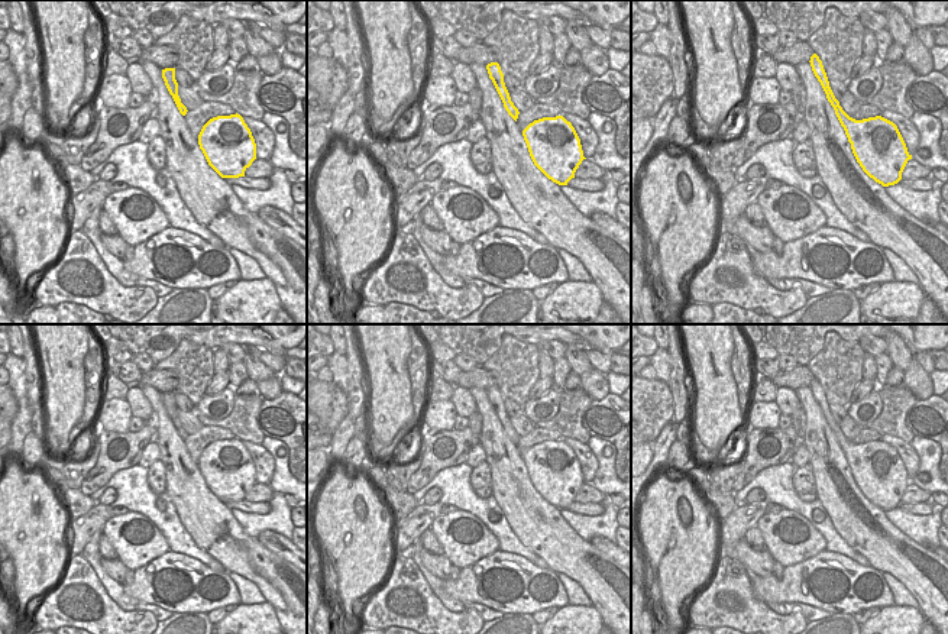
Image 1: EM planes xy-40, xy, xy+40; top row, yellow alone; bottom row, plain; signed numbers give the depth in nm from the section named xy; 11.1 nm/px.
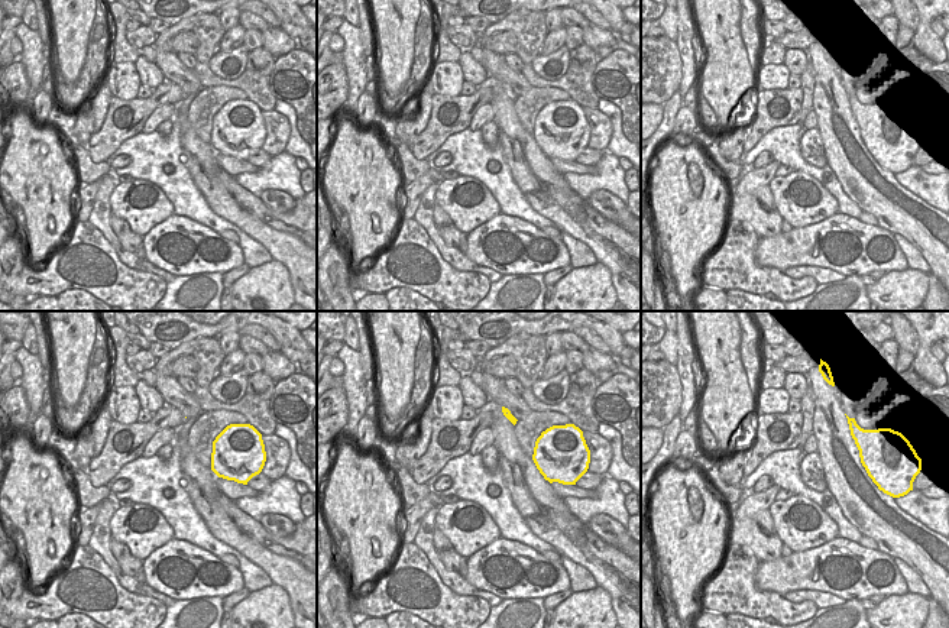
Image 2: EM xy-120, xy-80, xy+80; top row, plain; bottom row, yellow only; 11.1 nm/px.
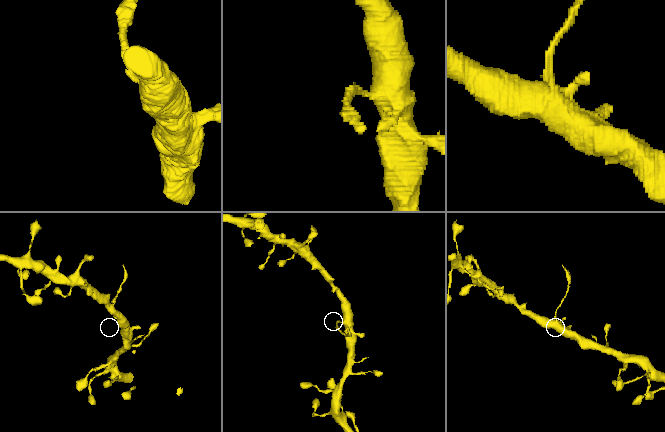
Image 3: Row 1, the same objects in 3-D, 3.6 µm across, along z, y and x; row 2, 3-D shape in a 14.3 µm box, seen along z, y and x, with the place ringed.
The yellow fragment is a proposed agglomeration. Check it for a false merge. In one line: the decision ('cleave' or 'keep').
cleave

